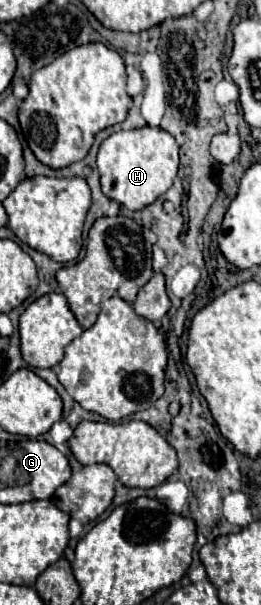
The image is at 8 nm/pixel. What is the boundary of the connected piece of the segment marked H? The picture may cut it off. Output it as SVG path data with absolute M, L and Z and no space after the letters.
M159 127L119 131L101 143L97 167L103 193L131 211L141 211L173 185L179 167L179 147L175 139Z

